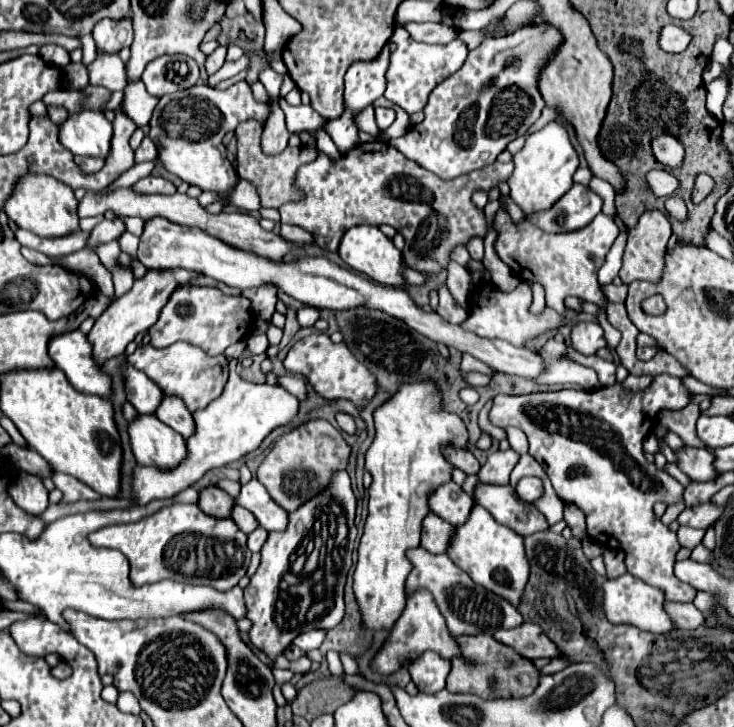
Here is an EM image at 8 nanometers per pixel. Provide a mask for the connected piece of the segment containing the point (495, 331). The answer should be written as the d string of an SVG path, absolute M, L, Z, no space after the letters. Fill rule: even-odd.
M482 282L472 290L472 298L470 298L470 310L468 310L468 318L460 324L464 330L470 330L482 338L498 338L498 340L506 340L512 346L526 346L530 344L536 336L542 334L554 334L558 332L562 326L570 324L572 320L578 318L578 312L572 308L566 308L566 314L558 314L554 308L546 306L540 314L530 312L530 304L532 304L532 292L528 290L526 284L520 284L516 290L512 292L504 292L500 290L496 284L492 282Z

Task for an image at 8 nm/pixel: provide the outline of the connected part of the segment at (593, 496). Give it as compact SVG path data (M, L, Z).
M660 374L654 376L654 382L648 390L638 394L624 392L620 384L588 392L564 388L556 392L536 392L524 396L498 394L488 414L494 426L518 426L520 430L524 430L530 444L530 456L546 464L546 474L560 500L576 504L584 512L590 538L598 540L604 548L624 550L628 572L636 578L642 578L646 584L656 586L666 594L666 600L674 602L692 602L696 590L674 576L675 557L680 544L676 540L676 534L670 532L668 526L664 526L658 518L654 518L652 506L656 502L664 502L666 506L678 504L682 500L684 486L644 458L642 440L653 429L656 414L660 414L662 410L682 410L688 404L688 398L690 392L682 386L680 378Z

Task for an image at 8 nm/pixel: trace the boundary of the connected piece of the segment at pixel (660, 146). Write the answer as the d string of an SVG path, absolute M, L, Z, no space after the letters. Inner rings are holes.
M662 136L662 138L656 138L652 142L652 150L654 150L654 156L658 158L658 162L672 169L682 165L683 149L682 144L672 136Z

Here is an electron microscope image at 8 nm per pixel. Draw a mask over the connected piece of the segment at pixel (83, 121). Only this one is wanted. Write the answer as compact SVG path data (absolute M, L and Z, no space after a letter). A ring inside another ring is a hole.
M102 112L74 114L60 126L60 142L78 156L108 158L112 136L112 122Z

